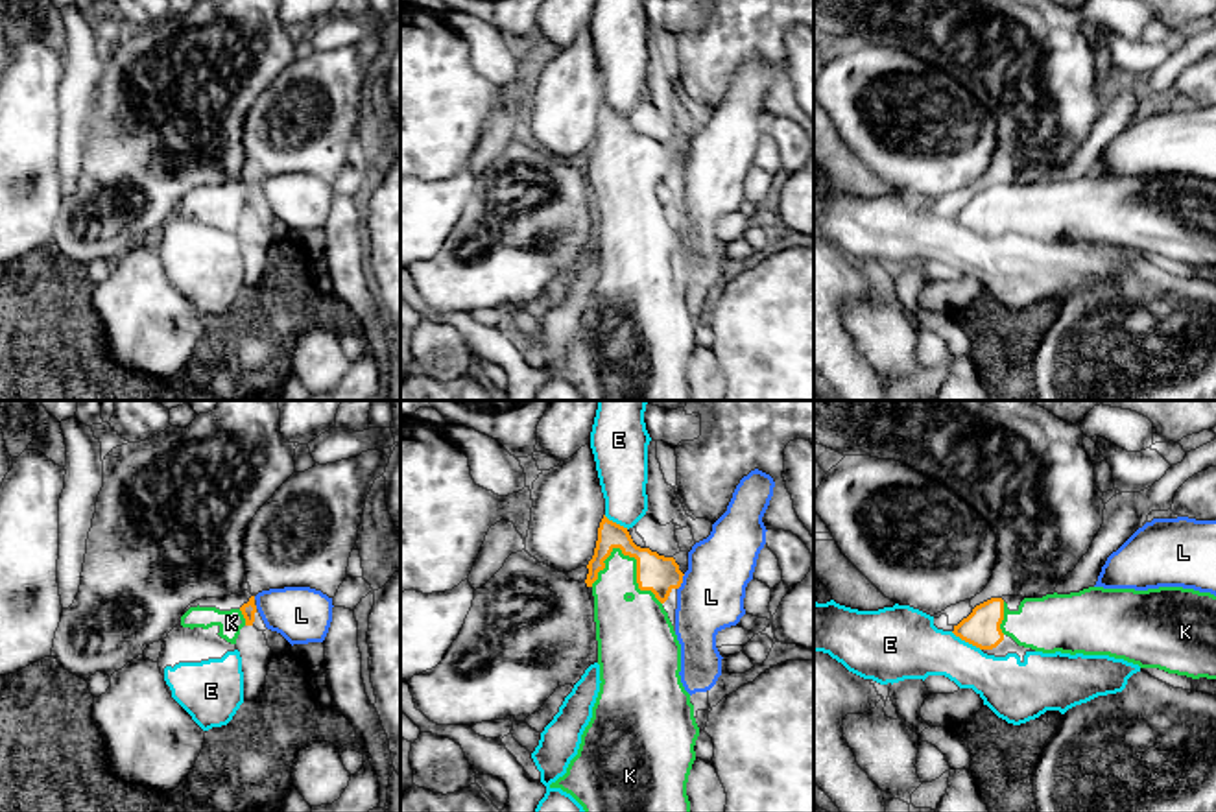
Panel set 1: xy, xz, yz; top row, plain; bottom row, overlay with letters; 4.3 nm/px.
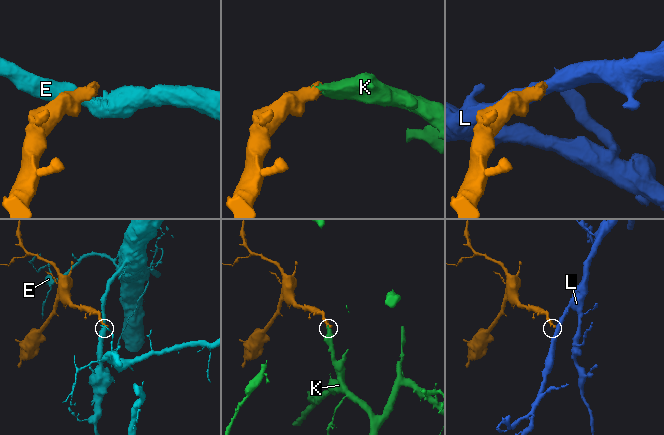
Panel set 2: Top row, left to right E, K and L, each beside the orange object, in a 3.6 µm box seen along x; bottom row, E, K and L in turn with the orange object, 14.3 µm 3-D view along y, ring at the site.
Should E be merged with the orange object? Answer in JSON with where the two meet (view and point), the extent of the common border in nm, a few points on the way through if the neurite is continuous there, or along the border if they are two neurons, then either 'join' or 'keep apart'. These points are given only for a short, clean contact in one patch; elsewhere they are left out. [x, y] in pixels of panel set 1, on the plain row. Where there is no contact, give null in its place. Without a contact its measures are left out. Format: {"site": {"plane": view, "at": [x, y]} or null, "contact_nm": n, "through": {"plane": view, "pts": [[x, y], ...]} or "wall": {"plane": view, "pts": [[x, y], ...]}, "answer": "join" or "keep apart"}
{"site": {"plane": "yz", "at": [965, 227]}, "contact_nm": 160, "answer": "keep apart"}

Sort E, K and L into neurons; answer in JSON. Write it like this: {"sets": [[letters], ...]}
{"sets": [["E"], ["K"], ["L"]]}

